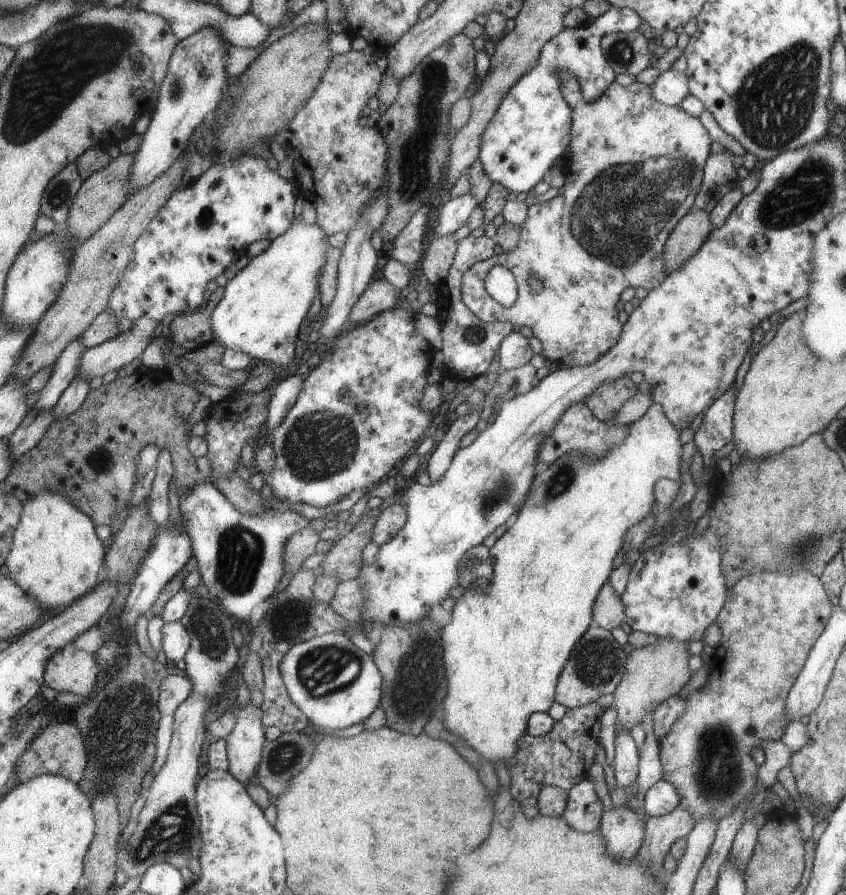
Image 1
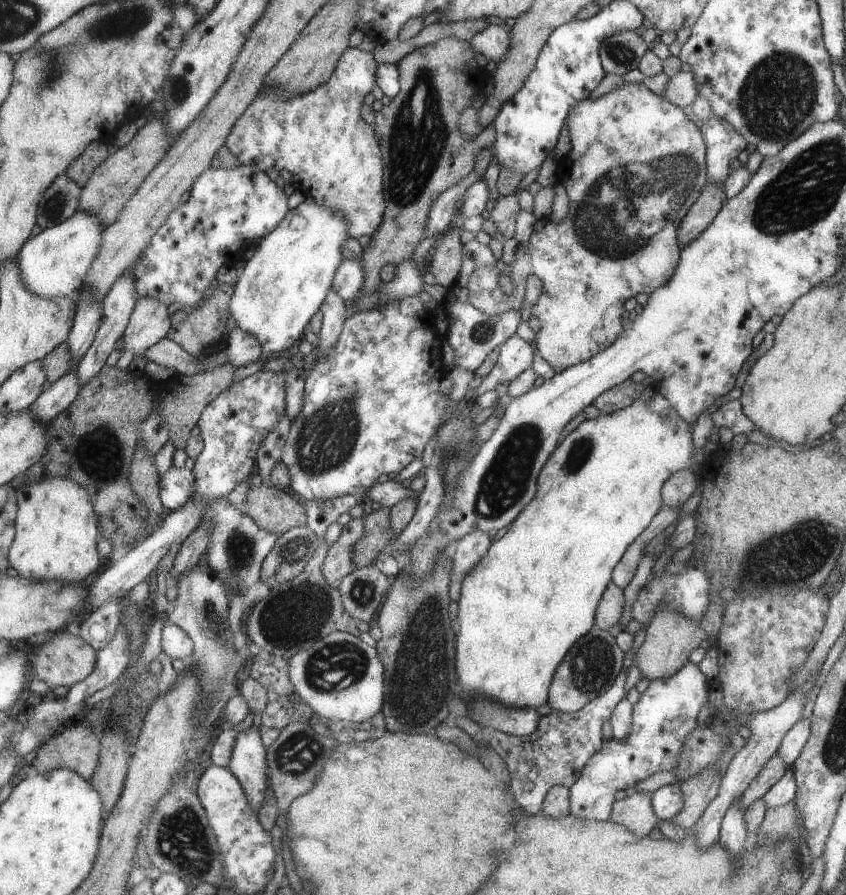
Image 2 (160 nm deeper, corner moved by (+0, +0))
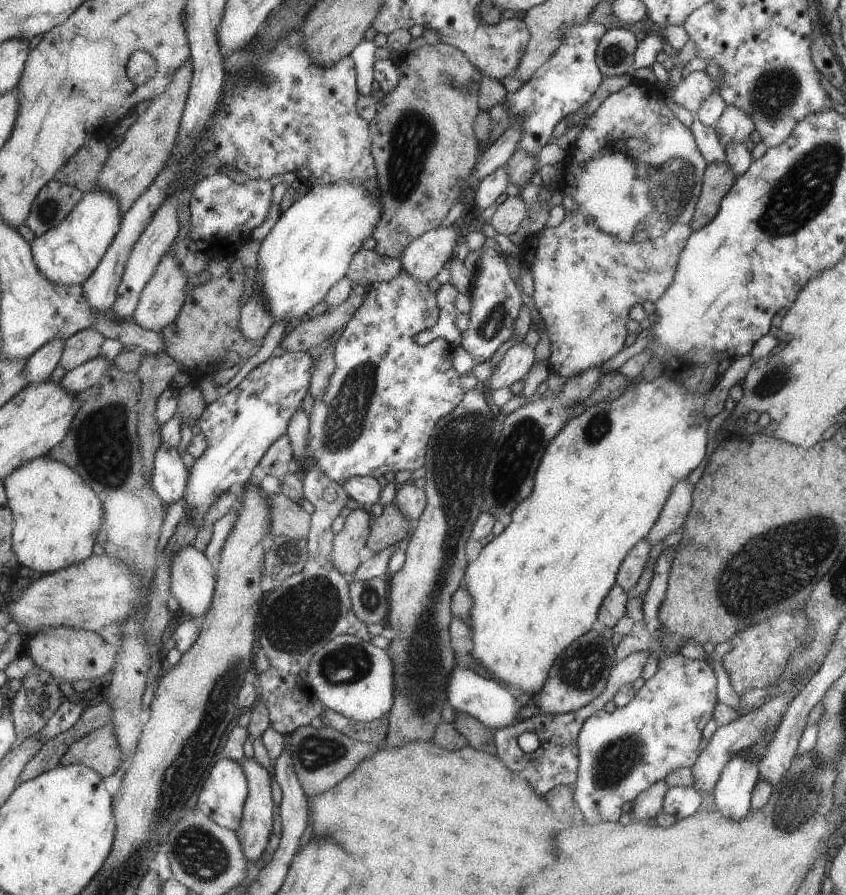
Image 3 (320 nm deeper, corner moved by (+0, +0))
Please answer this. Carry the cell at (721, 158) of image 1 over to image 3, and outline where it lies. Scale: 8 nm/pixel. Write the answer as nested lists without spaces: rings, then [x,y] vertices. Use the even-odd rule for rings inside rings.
[[[726,106],[715,126],[718,142],[726,147],[729,143],[741,143],[749,138],[753,128],[752,118],[736,106]]]

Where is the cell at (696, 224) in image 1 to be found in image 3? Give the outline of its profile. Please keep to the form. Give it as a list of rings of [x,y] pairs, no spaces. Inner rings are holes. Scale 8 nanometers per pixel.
[[[711,161],[705,169],[703,188],[699,200],[695,204],[695,212],[691,220],[692,230],[708,225],[716,216],[720,201],[732,188],[735,178],[732,167],[726,161]]]

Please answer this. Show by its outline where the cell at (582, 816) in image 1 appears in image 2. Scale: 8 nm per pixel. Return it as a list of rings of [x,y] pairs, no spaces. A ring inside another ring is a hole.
[[[691,662],[680,666],[671,677],[653,679],[647,688],[632,704],[630,732],[624,739],[602,740],[602,745],[582,764],[579,776],[568,787],[569,812],[579,820],[593,819],[607,821],[615,802],[613,794],[617,790],[624,790],[628,794],[633,792],[635,785],[644,778],[657,771],[671,771],[679,761],[680,750],[684,749],[684,740],[695,729],[695,718],[707,700],[707,680],[697,668],[697,663]]]

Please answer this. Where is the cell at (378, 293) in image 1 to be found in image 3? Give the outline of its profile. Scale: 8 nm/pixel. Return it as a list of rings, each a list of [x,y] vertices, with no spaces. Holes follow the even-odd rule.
[[[456,224],[428,230],[404,249],[400,266],[420,281],[429,281],[444,268],[461,240]]]

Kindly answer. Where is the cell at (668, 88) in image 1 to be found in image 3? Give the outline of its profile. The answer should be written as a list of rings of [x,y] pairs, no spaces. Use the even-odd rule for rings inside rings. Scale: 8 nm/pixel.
[[[705,70],[691,71],[676,84],[669,95],[677,106],[689,110],[694,115],[713,88],[713,82]]]

